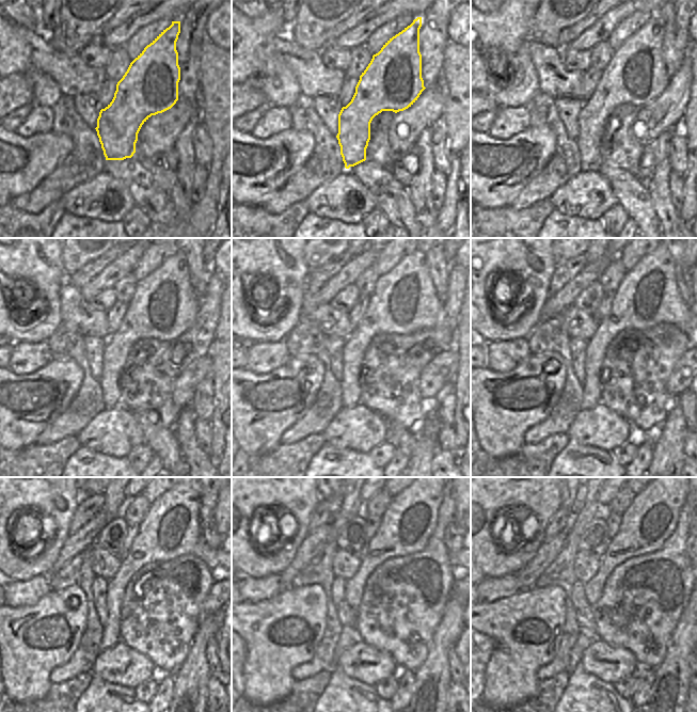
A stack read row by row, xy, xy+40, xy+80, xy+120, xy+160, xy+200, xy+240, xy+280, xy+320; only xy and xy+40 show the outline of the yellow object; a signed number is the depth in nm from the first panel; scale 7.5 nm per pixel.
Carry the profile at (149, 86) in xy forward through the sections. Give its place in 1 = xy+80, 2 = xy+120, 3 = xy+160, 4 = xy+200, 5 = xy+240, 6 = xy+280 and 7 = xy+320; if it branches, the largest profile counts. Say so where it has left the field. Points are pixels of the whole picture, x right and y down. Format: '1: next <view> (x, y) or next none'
1: next xy+80 (636, 74)
2: next xy+120 (164, 304)
3: next xy+160 (405, 301)
4: next xy+200 (648, 295)
5: next xy+240 (171, 528)
6: next xy+280 (410, 520)
7: next xy+320 (651, 518)

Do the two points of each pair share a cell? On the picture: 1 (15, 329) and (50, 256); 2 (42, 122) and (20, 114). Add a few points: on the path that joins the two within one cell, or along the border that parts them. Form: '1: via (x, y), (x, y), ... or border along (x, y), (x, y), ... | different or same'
1: via (38, 327), (53, 314), (51, 280) | same
2: border along (33, 105), (25, 121), (15, 131) | different

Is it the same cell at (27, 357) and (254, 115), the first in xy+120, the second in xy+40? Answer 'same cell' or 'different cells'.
different cells

